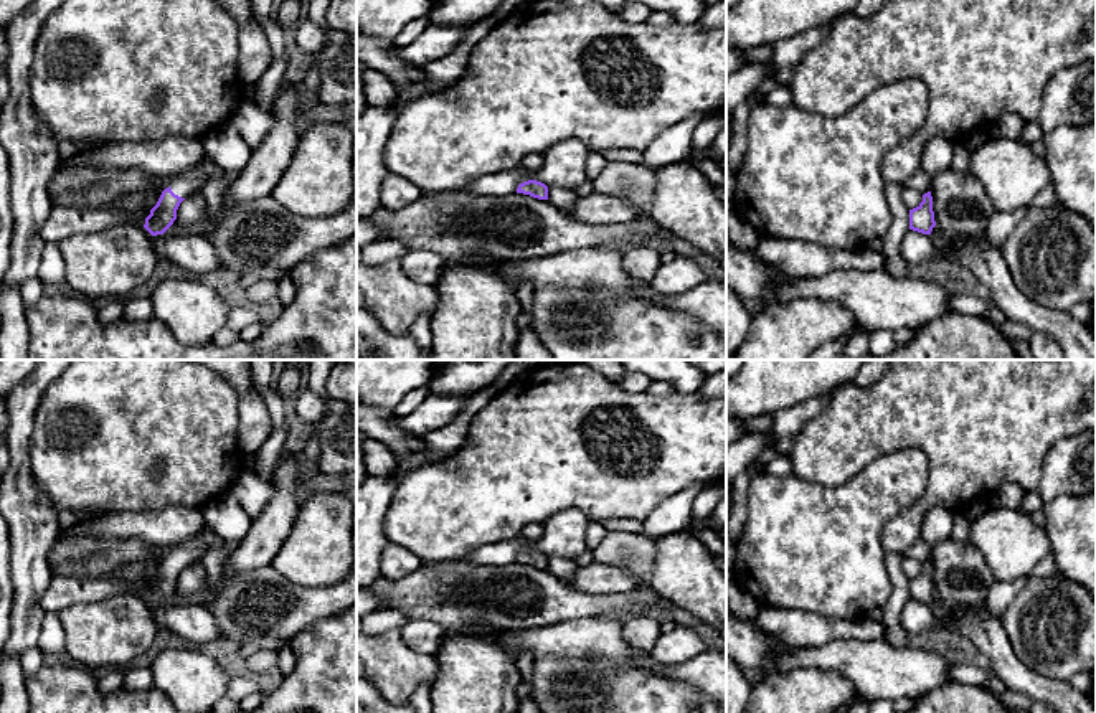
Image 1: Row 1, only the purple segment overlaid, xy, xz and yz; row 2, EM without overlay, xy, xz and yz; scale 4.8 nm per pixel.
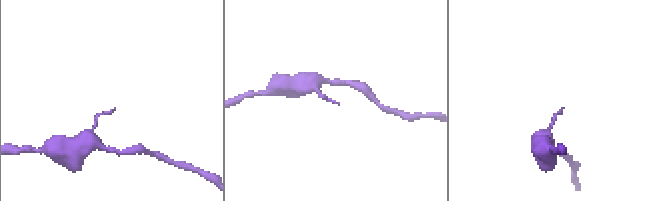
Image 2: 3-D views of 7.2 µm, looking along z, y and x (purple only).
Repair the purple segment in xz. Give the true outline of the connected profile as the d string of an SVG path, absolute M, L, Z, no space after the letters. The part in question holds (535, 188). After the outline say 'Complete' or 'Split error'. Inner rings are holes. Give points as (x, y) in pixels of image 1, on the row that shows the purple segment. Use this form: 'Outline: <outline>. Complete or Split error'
Outline: M536 180L520 183L517 193L530 195L538 200L548 200L548 187Z. Complete

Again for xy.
Outline: M190 167L182 172L168 188L165 188L157 201L157 205L150 210L150 215L145 218L144 228L152 234L163 234L177 220L177 210L180 203L201 190L205 183L205 177L195 168Z. Split error

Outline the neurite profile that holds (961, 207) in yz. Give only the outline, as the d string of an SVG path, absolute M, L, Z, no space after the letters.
M941 170L931 180L931 196L936 226L944 234L985 234L995 208L971 170L966 173Z

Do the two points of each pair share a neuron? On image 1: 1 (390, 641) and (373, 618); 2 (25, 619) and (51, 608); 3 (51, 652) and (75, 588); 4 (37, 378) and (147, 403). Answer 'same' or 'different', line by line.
1: different
2: different
3: same
4: different

